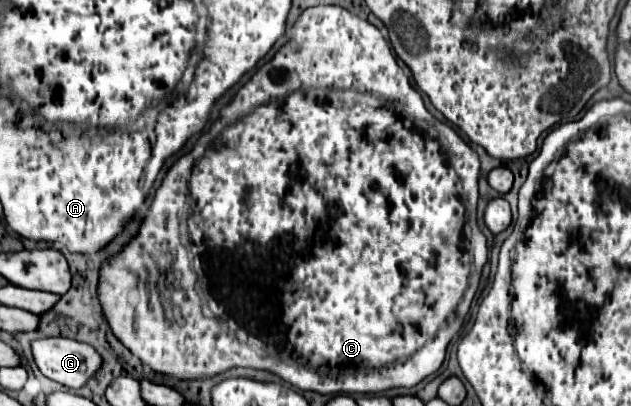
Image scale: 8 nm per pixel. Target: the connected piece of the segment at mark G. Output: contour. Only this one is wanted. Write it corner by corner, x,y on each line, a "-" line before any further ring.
39,338
31,342
31,352
37,368
51,380
67,386
81,388
87,378
99,368
99,354
81,342
69,338

